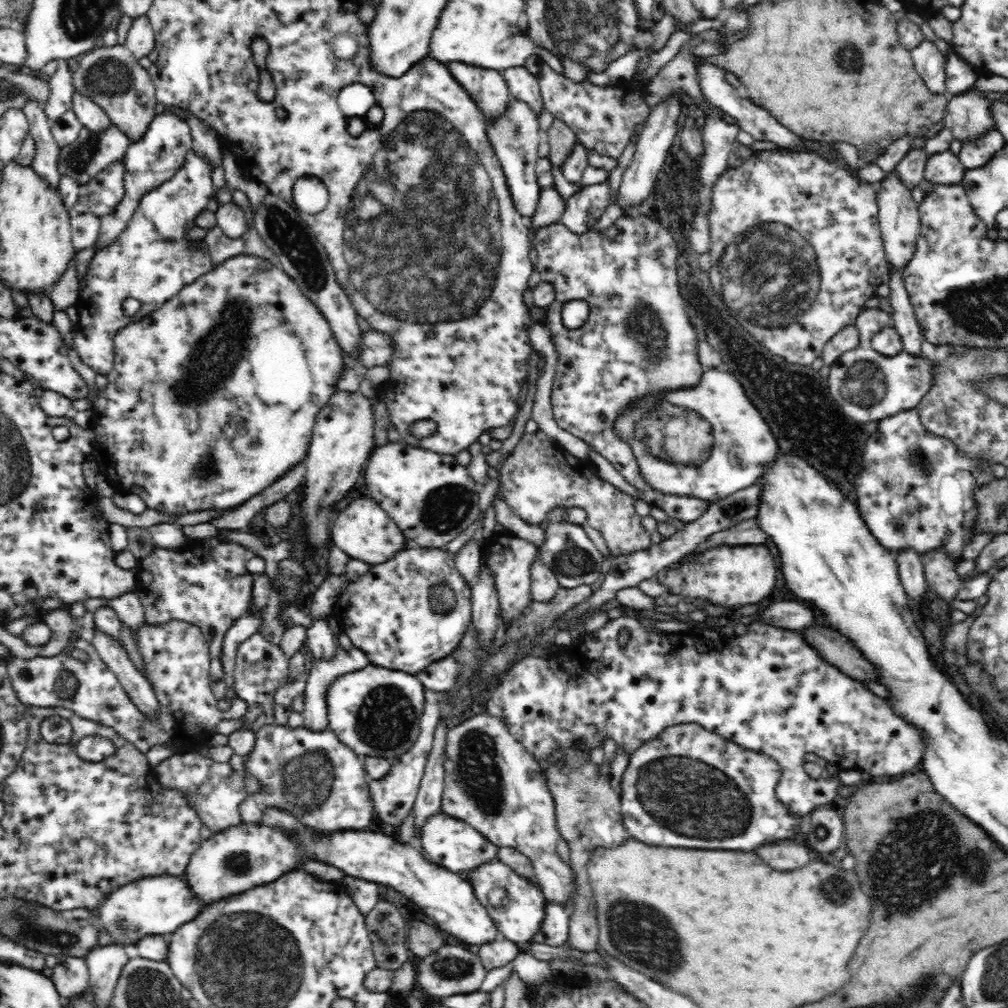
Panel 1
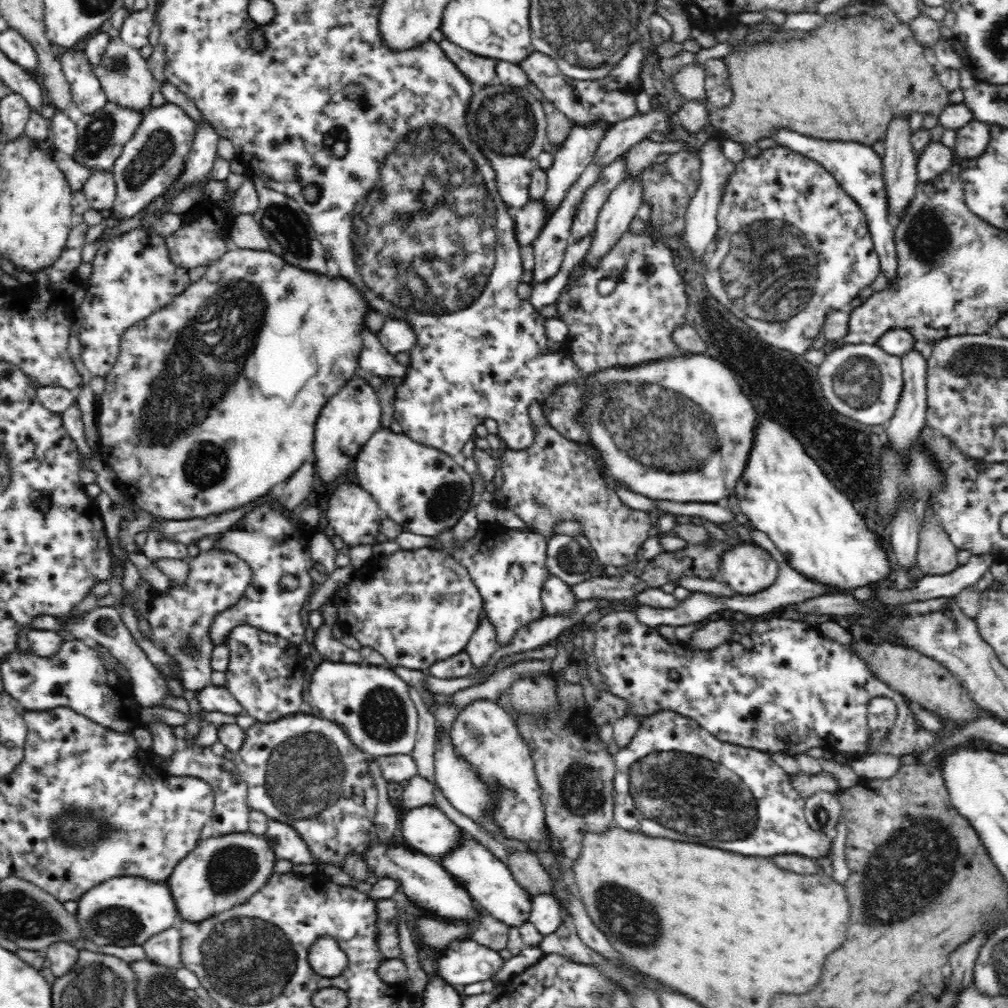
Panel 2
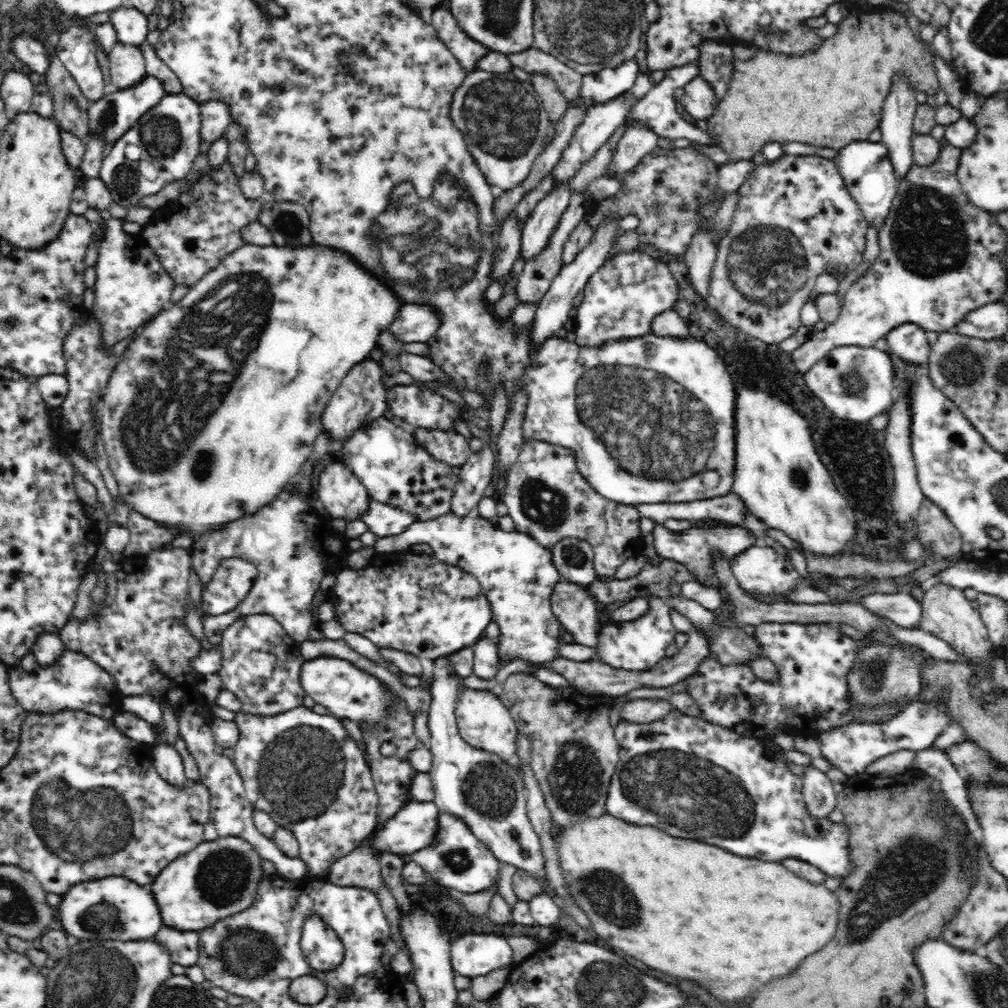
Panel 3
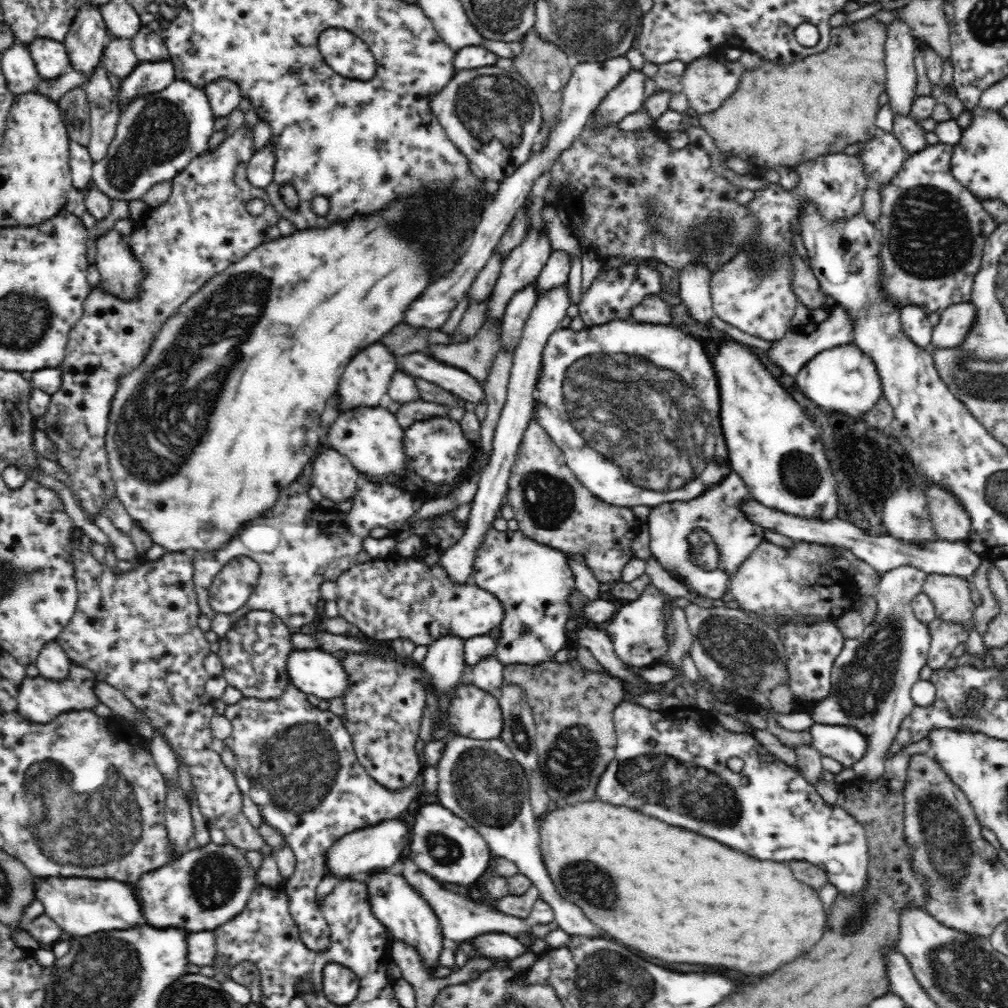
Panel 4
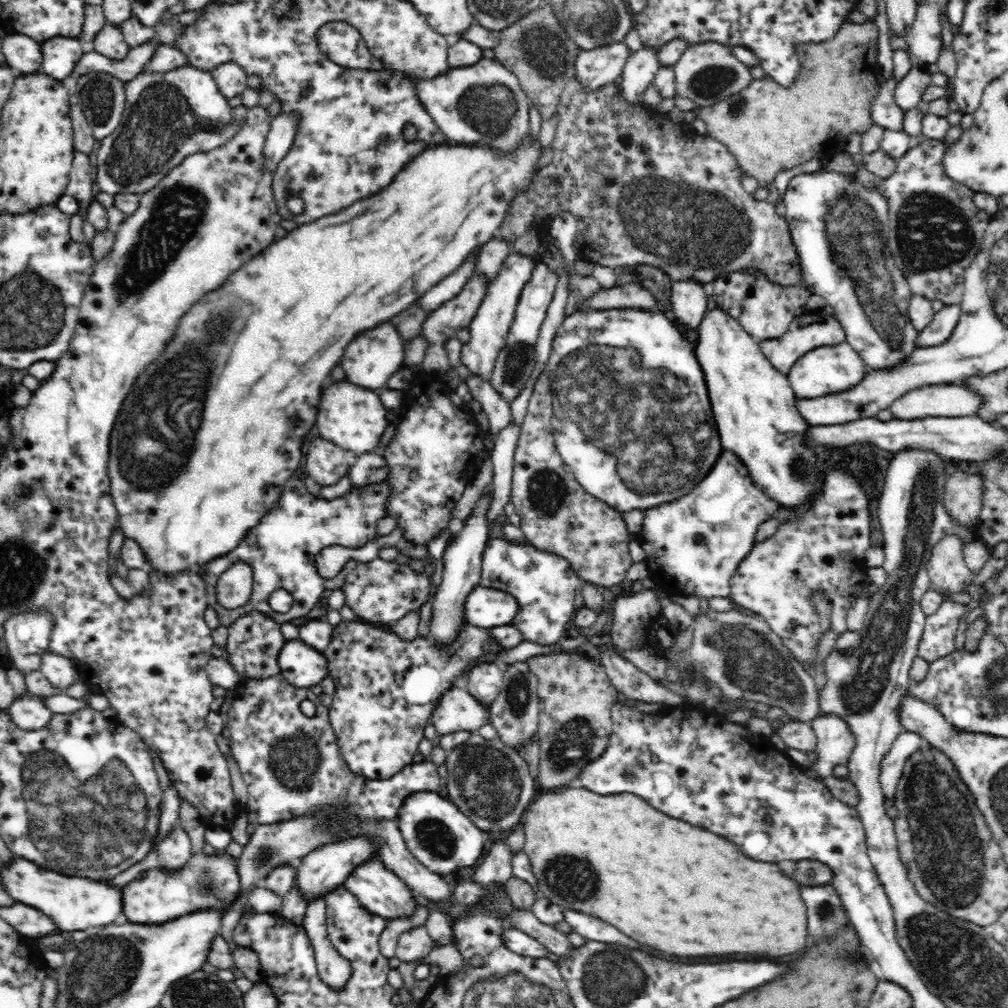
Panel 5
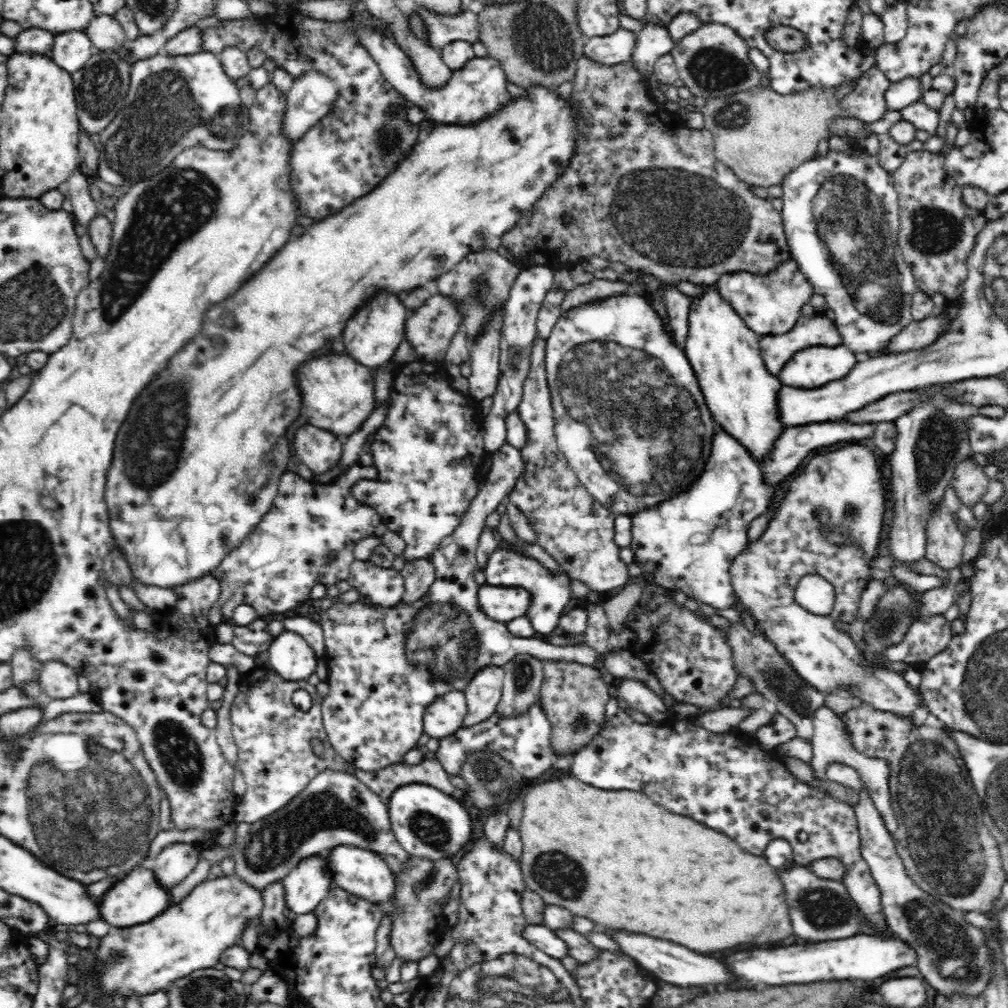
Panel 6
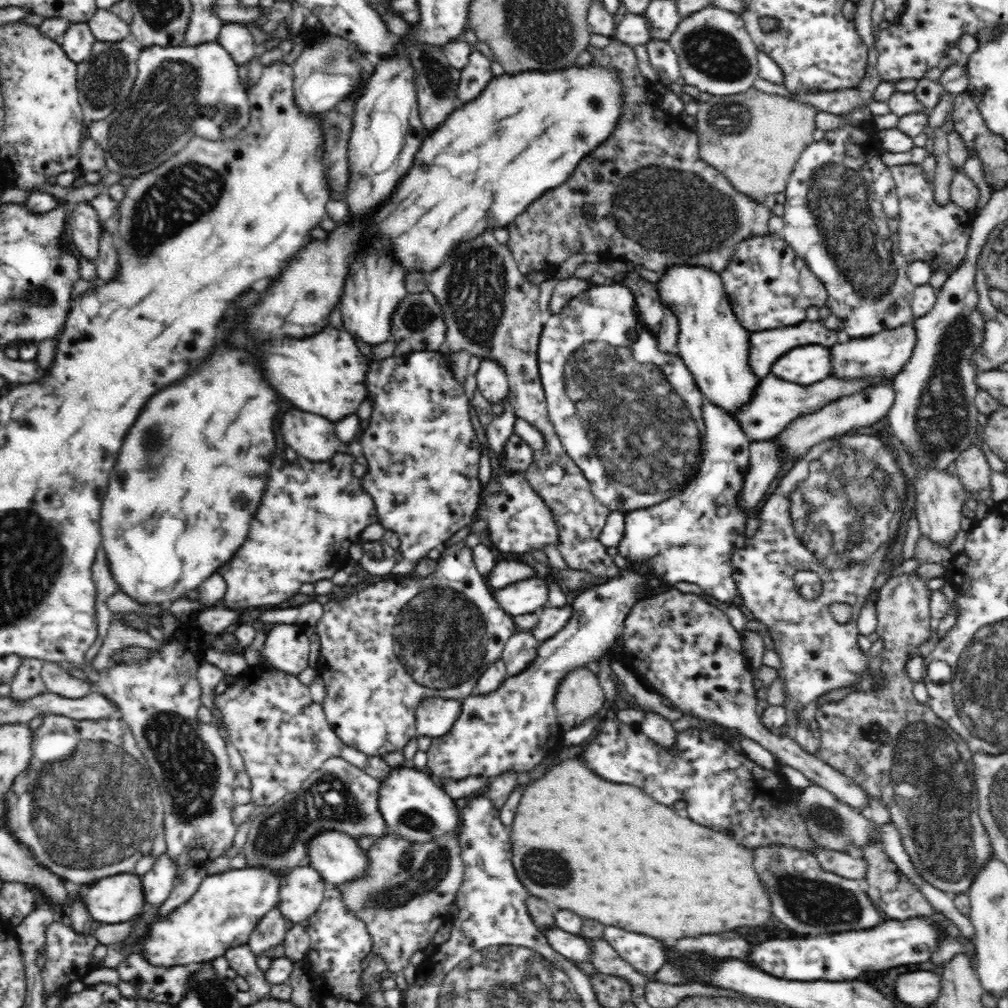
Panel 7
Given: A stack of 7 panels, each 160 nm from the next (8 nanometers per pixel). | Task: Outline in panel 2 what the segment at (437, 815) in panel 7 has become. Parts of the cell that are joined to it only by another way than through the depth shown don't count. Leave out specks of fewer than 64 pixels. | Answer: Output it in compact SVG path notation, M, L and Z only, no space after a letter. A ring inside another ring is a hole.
M463 834L462 838L457 840L457 843L445 854L442 854L440 864L448 872L449 876L452 876L453 880L456 880L457 884L461 888L465 889L465 892L468 892L470 897L473 897L475 904L482 909L483 911L490 912L496 920L501 920L505 922L508 927L519 928L523 926L526 920L530 918L530 910L532 910L532 905L530 905L531 897L526 889L522 889L522 885L514 879L512 872L509 870L509 867L498 860L494 854L492 854L486 847L478 843L474 839L464 839Z

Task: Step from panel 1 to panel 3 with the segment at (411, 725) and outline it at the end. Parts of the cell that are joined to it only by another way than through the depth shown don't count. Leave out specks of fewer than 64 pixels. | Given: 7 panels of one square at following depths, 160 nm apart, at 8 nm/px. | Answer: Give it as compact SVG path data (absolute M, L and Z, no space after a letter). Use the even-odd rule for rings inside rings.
M318 657L305 660L300 668L300 684L315 704L322 704L338 719L348 718L360 727L360 719L369 721L381 714L384 705L389 705L391 694L386 683L362 670L349 660L341 658Z

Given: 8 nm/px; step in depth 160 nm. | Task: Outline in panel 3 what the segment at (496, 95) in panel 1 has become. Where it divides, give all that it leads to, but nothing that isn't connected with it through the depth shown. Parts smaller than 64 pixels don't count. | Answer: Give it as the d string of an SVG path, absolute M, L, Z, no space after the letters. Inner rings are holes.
M442 4L428 13L431 25L436 29L438 38L457 58L465 71L476 70L478 60L490 51L477 40L470 38L457 23L457 18L451 13L448 4Z

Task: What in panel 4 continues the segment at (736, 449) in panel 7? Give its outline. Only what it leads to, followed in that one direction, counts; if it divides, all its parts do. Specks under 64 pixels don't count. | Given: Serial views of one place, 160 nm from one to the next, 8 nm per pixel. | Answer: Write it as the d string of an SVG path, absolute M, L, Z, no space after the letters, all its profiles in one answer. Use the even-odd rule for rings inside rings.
M732 471L722 482L712 486L708 492L702 491L702 494L699 494L694 500L690 500L690 502L666 502L663 505L655 506L649 511L645 520L649 528L649 548L651 553L668 573L675 572L677 574L675 579L686 586L690 592L696 591L698 595L704 598L725 600L729 597L731 576L739 569L744 560L750 556L750 553L765 540L764 528L759 523L747 518L743 510L741 510L741 504L744 499L752 499L749 496L749 490L739 475ZM702 531L710 534L719 552L718 565L715 570L704 570L692 563L691 555L697 550L693 537Z

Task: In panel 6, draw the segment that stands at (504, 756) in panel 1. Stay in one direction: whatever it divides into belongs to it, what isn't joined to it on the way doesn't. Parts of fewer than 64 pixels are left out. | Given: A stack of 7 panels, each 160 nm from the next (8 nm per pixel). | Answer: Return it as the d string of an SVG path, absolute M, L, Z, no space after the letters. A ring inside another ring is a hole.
M451 690L438 697L424 712L424 732L441 739L454 734L468 712L467 700L461 690Z

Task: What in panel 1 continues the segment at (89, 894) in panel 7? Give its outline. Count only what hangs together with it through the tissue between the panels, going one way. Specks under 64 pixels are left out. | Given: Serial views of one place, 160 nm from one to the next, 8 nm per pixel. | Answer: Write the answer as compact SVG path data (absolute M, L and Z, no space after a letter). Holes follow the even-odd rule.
M242 823L224 830L222 833L214 833L211 838L203 841L189 859L184 877L188 880L188 886L192 886L196 898L200 900L199 904L208 906L208 904L222 901L229 896L274 882L276 878L280 878L286 872L297 871L298 865L303 865L306 860L322 862L344 871L345 875L375 882L379 885L388 884L389 888L396 888L396 892L402 892L401 896L406 896L406 899L420 908L424 919L430 921L452 942L459 942L472 949L477 949L482 944L496 941L500 936L497 927L493 924L492 917L478 900L472 890L472 885L468 880L465 880L463 874L456 874L454 871L448 871L446 867L437 866L427 859L422 850L412 848L412 845L408 843L392 840L388 831L380 830L377 827L360 832L339 833L324 839L324 835L318 837L304 827L298 834L286 834L282 830L263 824Z

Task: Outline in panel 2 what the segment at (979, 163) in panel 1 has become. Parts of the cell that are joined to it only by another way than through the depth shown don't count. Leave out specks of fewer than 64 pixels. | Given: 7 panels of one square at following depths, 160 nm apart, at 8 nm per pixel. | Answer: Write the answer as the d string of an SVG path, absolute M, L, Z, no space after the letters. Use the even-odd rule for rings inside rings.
M972 121L966 126L956 130L955 150L962 158L976 158L984 154L990 142L990 125L979 121Z

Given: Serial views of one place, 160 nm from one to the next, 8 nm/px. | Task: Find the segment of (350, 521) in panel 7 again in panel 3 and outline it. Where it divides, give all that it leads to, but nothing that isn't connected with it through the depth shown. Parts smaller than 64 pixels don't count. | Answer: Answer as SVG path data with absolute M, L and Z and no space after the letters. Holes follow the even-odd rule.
M282 492L274 502L270 502L268 506L263 506L254 514L239 518L238 521L224 525L215 532L202 534L193 541L190 553L191 568L193 572L196 572L197 580L200 581L202 589L210 582L218 570L220 562L224 559L234 557L247 559L248 562L255 563L259 569L251 593L234 610L231 610L230 613L206 615L202 618L206 640L218 647L221 644L224 629L240 620L241 617L250 614L269 614L284 627L290 638L300 643L308 640L308 630L312 628L314 623L312 602L314 602L317 591L321 588L320 580L327 574L336 574L344 568L351 551L347 548L346 538L342 538L330 530L330 516L322 517L298 494ZM369 498L367 507L359 515L370 531L379 537L394 536L404 532L415 520L416 515L392 503Z

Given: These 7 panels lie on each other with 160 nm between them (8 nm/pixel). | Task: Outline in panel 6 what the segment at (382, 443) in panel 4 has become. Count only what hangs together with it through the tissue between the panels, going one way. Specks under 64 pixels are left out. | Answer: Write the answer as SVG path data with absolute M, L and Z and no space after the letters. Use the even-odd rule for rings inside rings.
M332 350L298 366L297 384L302 395L302 406L312 426L323 427L344 439L362 428L374 406L373 371L351 354L336 355Z

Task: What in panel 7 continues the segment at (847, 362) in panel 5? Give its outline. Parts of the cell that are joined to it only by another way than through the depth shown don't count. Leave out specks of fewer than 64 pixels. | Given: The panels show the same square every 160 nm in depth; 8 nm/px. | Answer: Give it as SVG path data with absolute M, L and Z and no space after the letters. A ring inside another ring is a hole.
M815 343L794 347L773 363L772 373L777 378L809 386L831 376L829 348Z

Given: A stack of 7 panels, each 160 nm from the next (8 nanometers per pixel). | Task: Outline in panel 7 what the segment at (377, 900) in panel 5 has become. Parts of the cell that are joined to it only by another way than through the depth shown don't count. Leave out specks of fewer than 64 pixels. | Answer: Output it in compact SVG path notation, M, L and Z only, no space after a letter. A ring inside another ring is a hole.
M320 830L305 844L310 866L326 884L350 882L368 868L365 850L343 831Z

